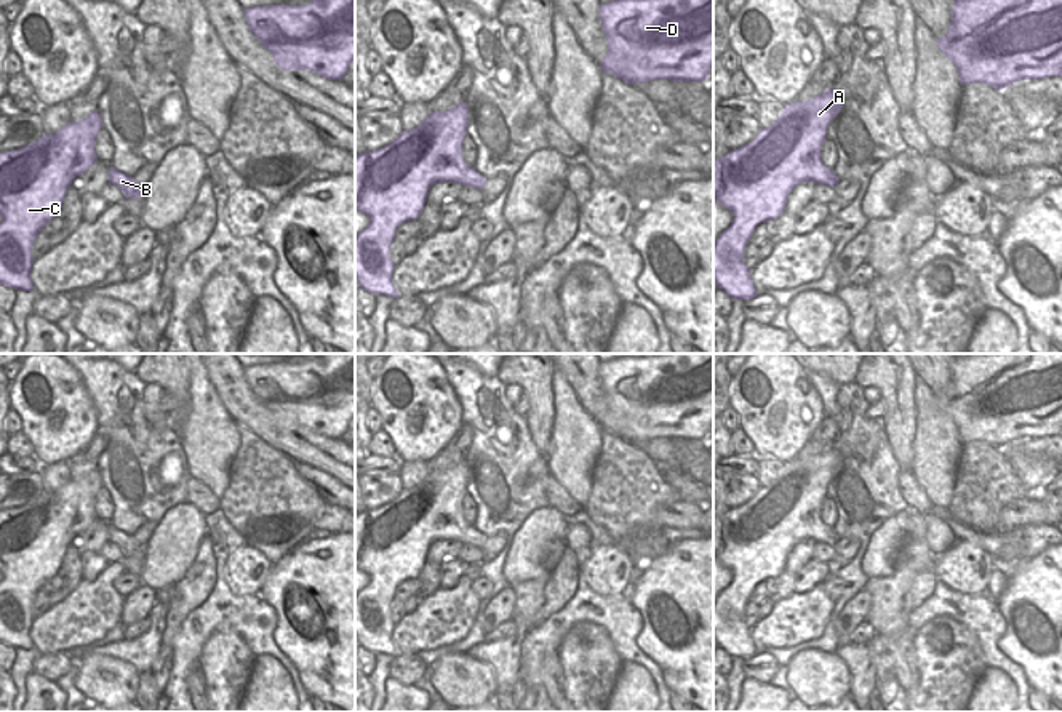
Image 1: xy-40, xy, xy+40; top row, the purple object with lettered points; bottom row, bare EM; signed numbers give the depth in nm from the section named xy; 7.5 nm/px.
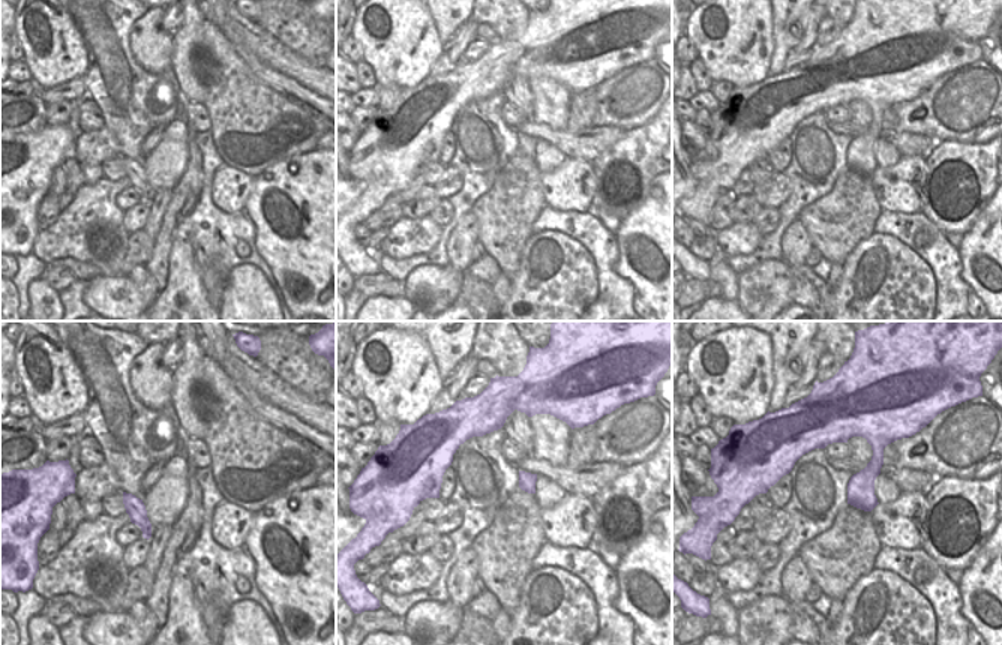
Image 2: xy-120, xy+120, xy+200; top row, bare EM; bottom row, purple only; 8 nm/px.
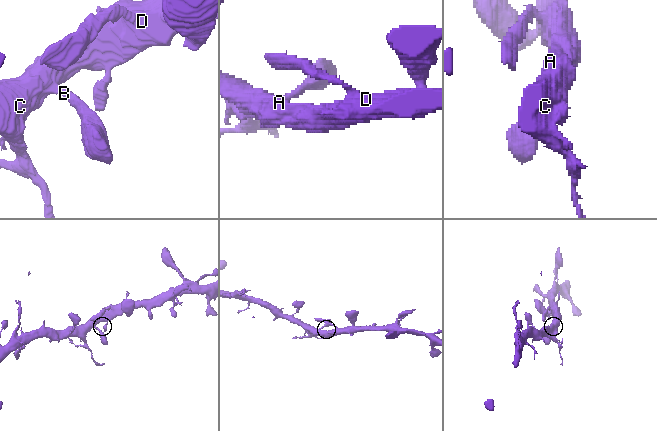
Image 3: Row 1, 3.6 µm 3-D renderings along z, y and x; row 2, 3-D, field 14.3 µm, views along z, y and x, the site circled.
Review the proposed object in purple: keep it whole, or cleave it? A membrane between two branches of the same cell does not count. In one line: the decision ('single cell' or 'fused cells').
single cell

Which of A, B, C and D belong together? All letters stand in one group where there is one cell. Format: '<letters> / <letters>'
A B C D

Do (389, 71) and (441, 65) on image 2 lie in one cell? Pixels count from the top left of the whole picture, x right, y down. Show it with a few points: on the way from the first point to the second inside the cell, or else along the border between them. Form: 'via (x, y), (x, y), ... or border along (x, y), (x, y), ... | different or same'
border along (441, 53), (426, 77) | different

